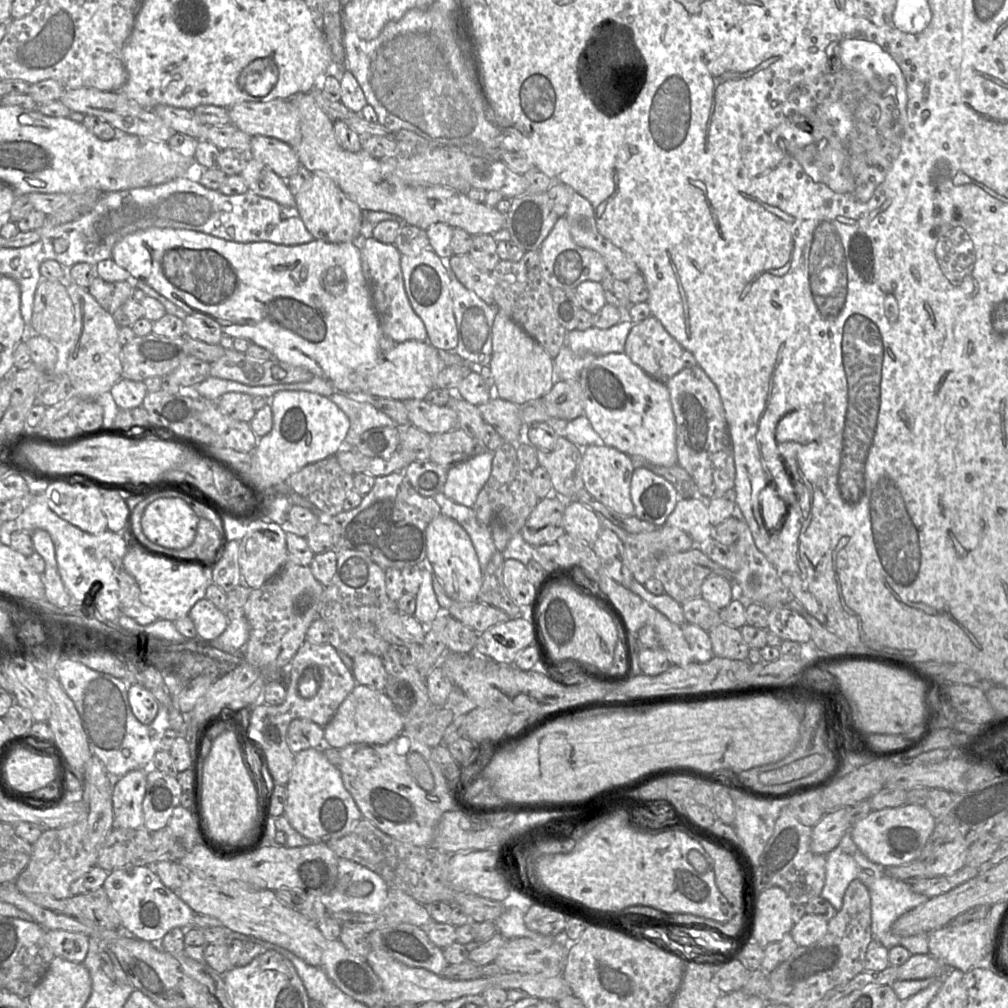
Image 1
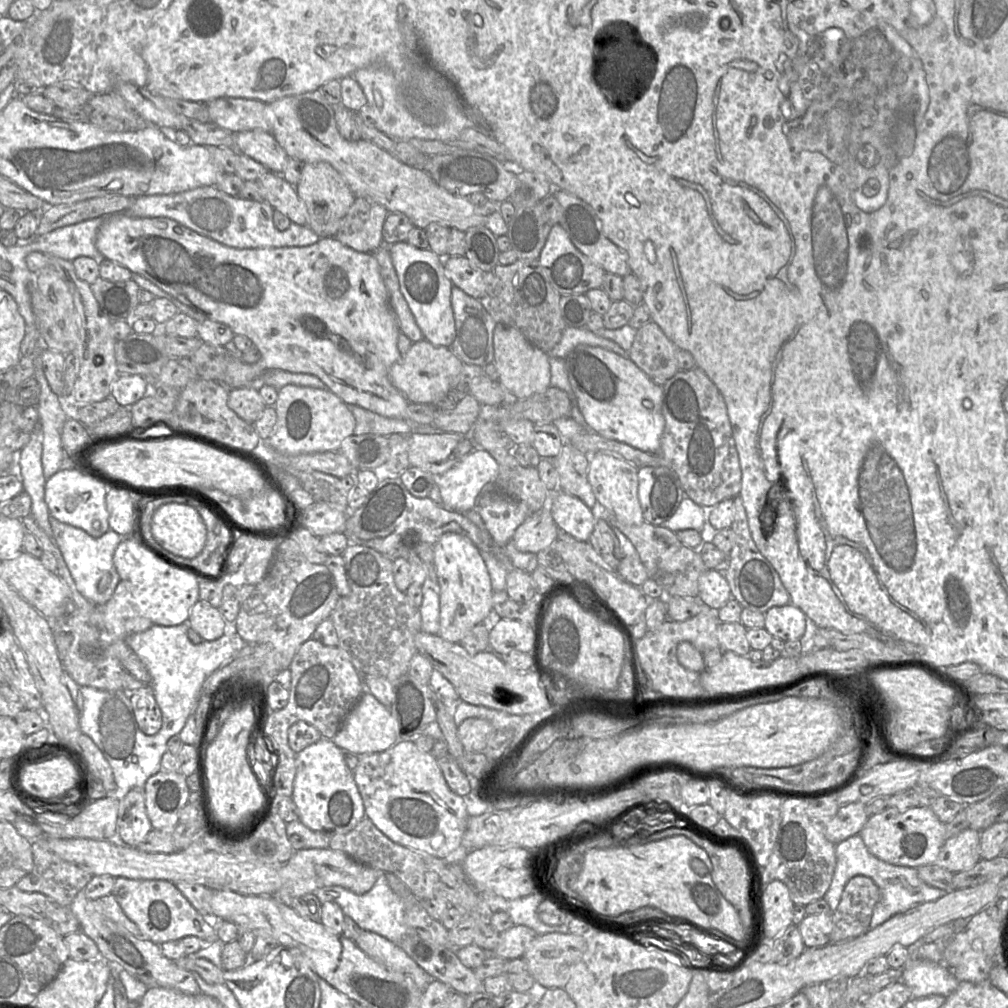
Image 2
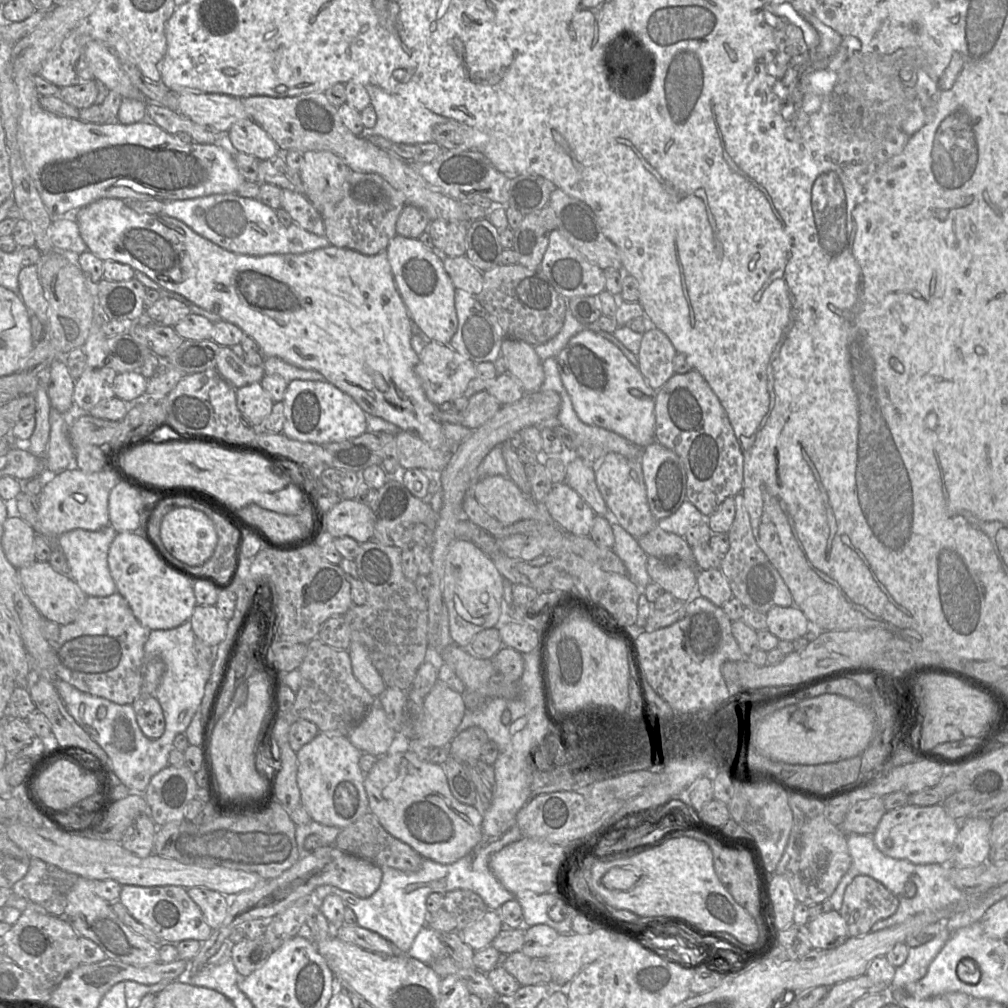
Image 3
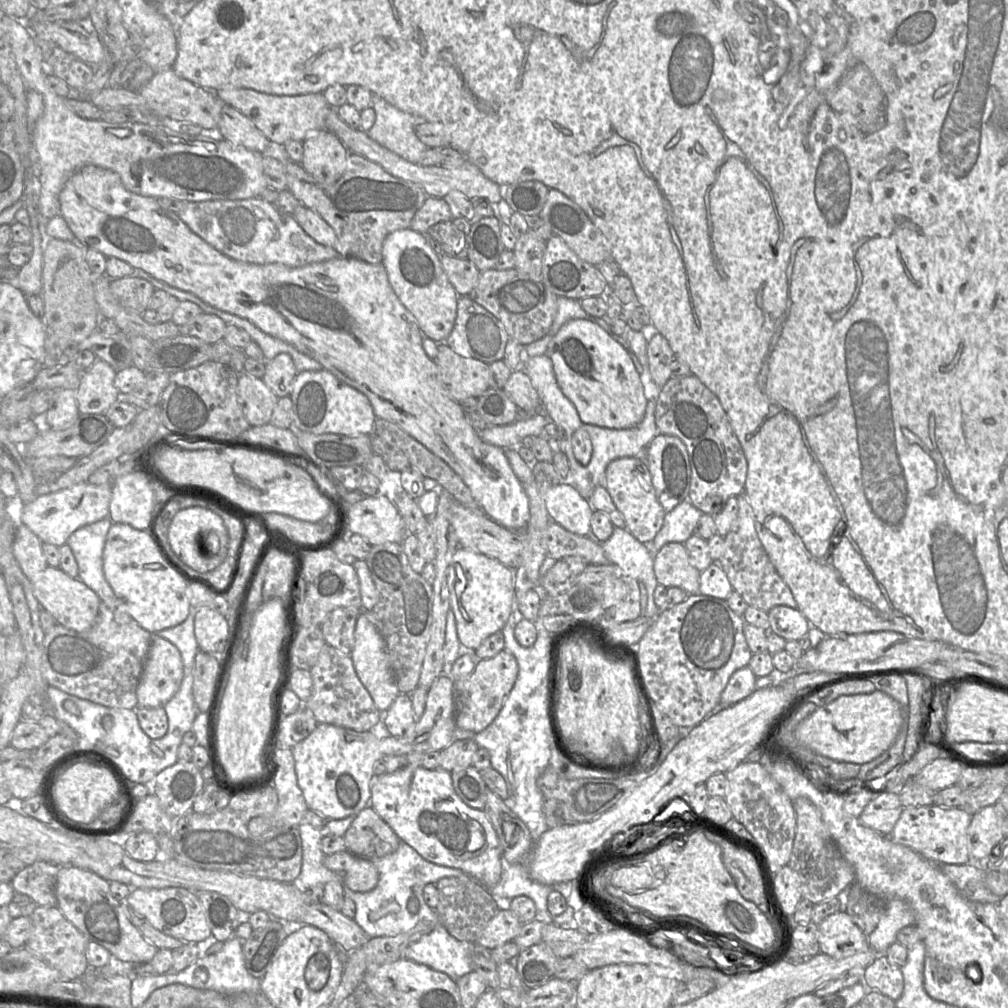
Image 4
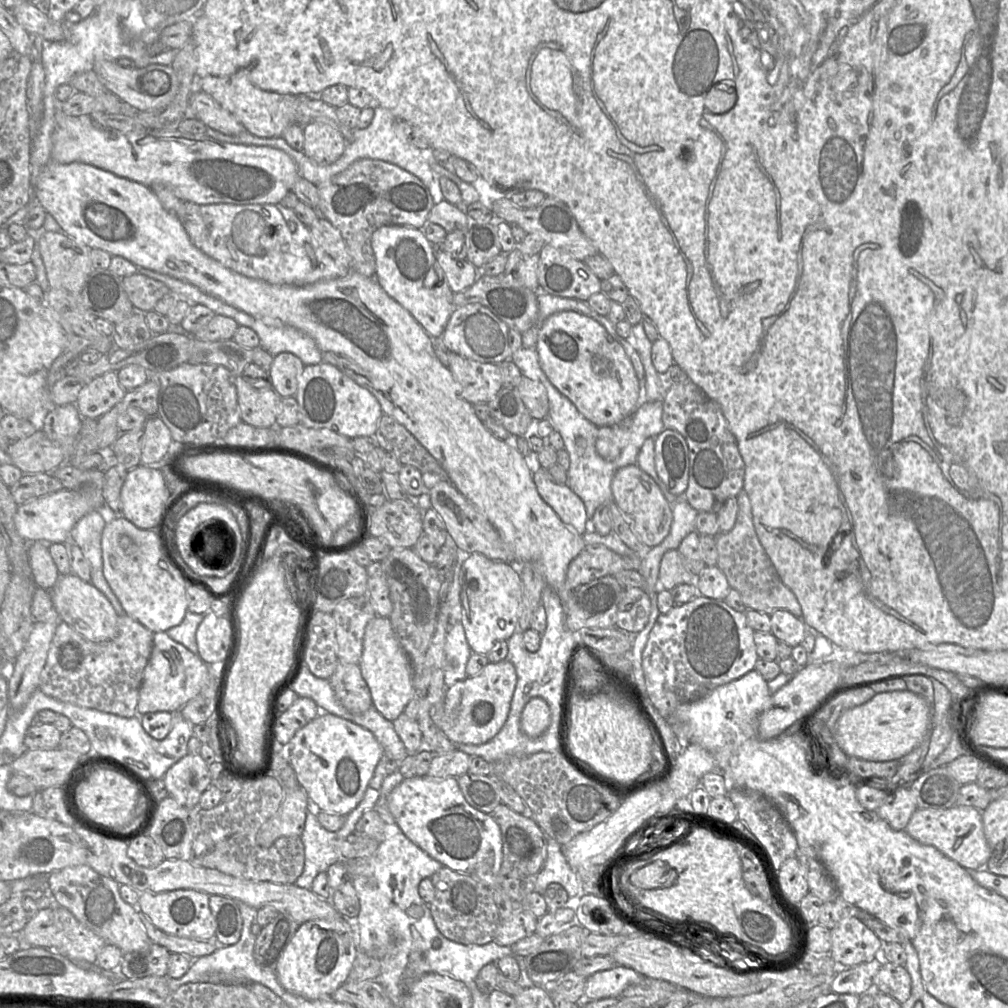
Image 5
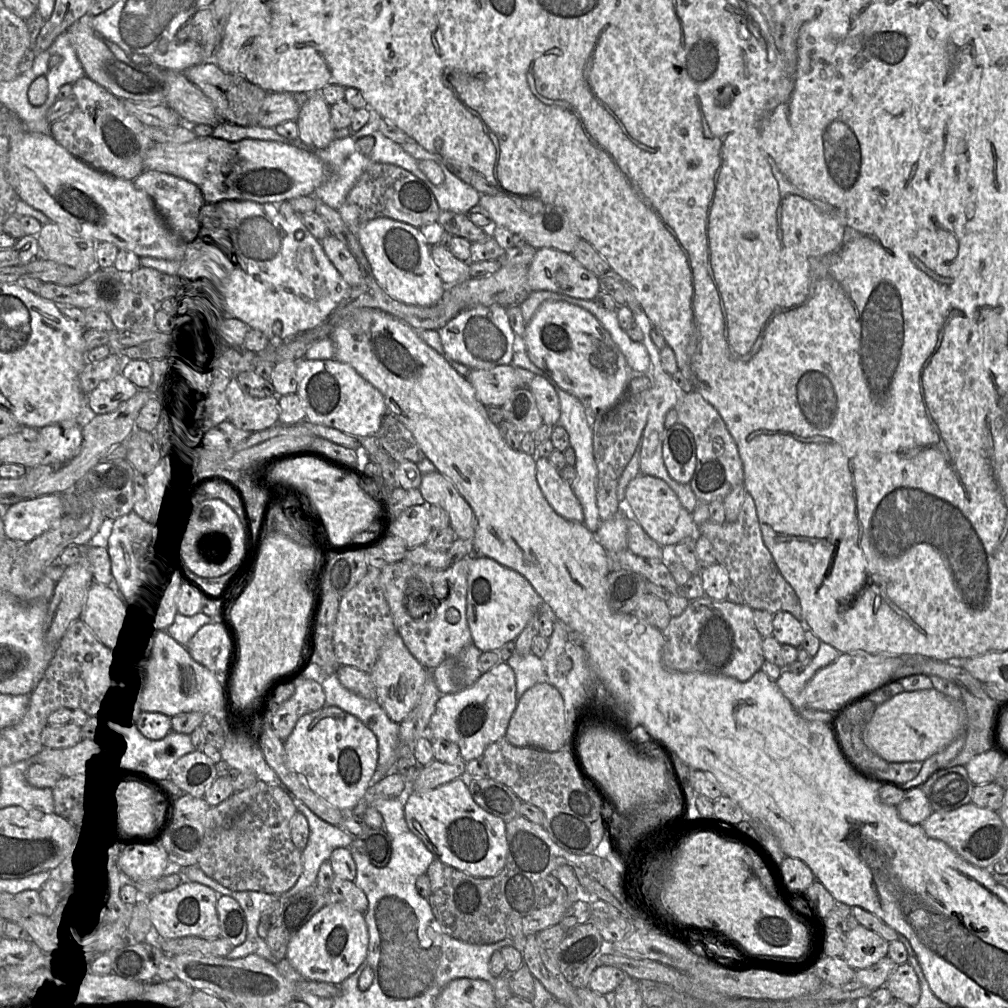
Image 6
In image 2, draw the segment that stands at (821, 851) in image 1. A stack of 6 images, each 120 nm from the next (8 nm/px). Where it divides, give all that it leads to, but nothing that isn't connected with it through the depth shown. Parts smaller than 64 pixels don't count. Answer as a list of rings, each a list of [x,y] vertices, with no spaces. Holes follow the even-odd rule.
[[[849,803],[840,806],[837,814],[824,825],[824,834],[833,844],[839,844],[847,838],[858,835],[869,816],[862,803]]]

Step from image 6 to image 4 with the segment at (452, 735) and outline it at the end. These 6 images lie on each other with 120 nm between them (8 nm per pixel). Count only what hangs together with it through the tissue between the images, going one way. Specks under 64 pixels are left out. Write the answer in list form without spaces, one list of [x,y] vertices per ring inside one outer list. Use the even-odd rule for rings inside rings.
[[[506,649],[492,658],[479,660],[468,677],[454,682],[456,727],[473,732],[481,732],[487,728],[499,714],[517,675],[517,660]]]

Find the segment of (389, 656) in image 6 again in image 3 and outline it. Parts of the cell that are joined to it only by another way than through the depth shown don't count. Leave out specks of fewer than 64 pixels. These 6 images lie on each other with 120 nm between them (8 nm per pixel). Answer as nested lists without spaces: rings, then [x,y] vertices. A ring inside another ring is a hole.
[[[351,642],[348,653],[353,675],[374,698],[377,698],[386,685],[373,666],[366,647],[359,642]]]

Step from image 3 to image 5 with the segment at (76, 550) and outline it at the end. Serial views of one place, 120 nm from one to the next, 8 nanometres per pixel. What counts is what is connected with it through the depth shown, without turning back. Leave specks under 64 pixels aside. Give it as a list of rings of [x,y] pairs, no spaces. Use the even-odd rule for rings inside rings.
[[[94,510],[83,516],[70,533],[71,542],[80,547],[90,564],[90,583],[100,590],[114,607],[118,616],[126,612],[103,574],[101,538],[108,521],[108,511]]]

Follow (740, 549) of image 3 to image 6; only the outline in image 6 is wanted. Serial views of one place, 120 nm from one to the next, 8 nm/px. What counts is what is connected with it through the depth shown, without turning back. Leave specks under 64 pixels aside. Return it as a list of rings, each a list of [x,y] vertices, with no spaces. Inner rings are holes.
[[[746,491],[739,515],[734,522],[726,521],[716,524],[707,520],[698,526],[698,534],[710,541],[717,563],[726,569],[731,583],[739,587],[744,603],[753,610],[766,610],[772,614],[786,611],[797,620],[803,620],[796,592],[779,572],[772,555],[763,542],[755,502],[748,491]]]

